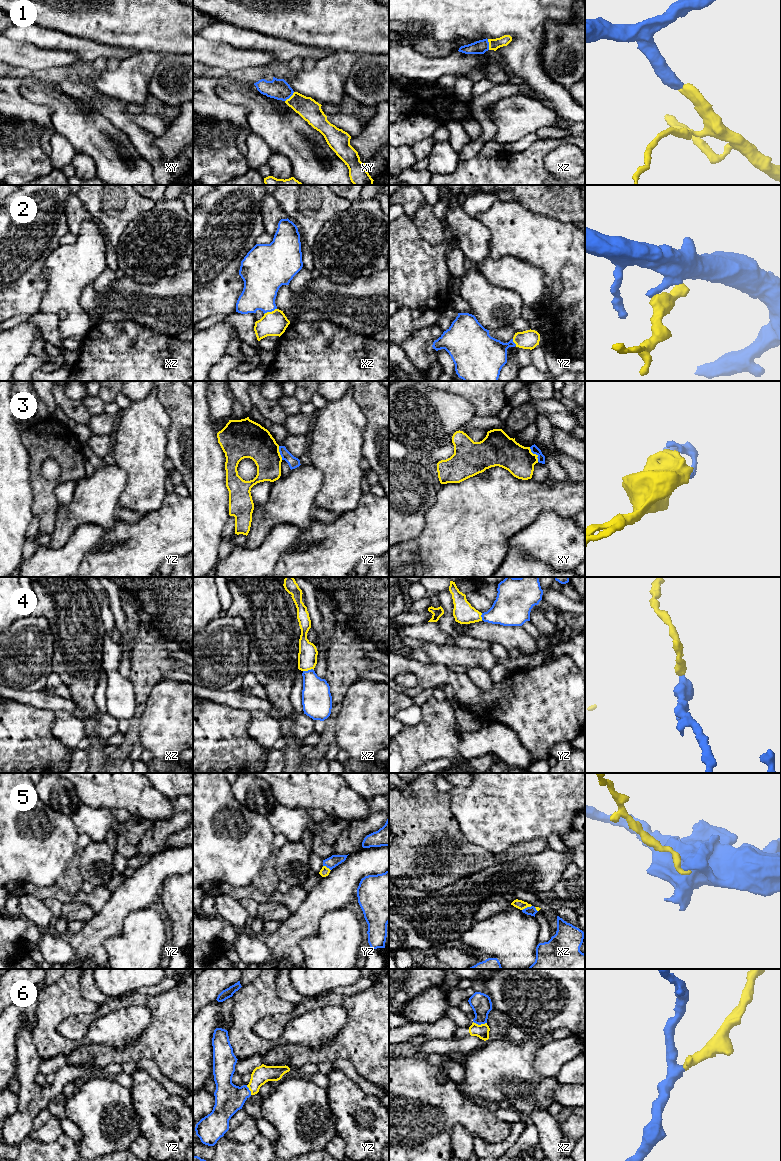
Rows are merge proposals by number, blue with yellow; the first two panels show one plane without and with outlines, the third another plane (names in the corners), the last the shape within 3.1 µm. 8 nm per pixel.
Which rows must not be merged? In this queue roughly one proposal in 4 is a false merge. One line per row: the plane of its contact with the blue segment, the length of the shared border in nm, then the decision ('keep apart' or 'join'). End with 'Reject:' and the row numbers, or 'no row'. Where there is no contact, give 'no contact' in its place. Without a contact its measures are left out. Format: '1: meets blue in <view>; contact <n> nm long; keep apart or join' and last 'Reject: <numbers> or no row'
1: meets blue in xz; contact 90 nm long; join
2: meets blue in xz; contact 120 nm long; join
3: meets blue in xy; contact 140 nm long; keep apart
4: meets blue in xz; contact 90 nm long; join
5: meets blue in xz; contact 90 nm long; keep apart
6: meets blue in xz; contact 110 nm long; join
Reject: 3, 5

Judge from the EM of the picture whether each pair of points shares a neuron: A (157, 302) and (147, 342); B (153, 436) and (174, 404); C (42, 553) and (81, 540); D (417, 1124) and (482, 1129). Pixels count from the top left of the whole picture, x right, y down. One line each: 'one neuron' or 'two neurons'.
A: two neurons
B: two neurons
C: one neuron
D: one neuron

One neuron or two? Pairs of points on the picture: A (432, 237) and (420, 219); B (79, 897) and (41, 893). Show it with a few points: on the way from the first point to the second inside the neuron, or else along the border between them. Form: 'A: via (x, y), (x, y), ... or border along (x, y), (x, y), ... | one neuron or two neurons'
A: via (432, 233), (424, 223) | one neuron
B: via (70, 898), (64, 898), (58, 893), (50, 893) | one neuron

